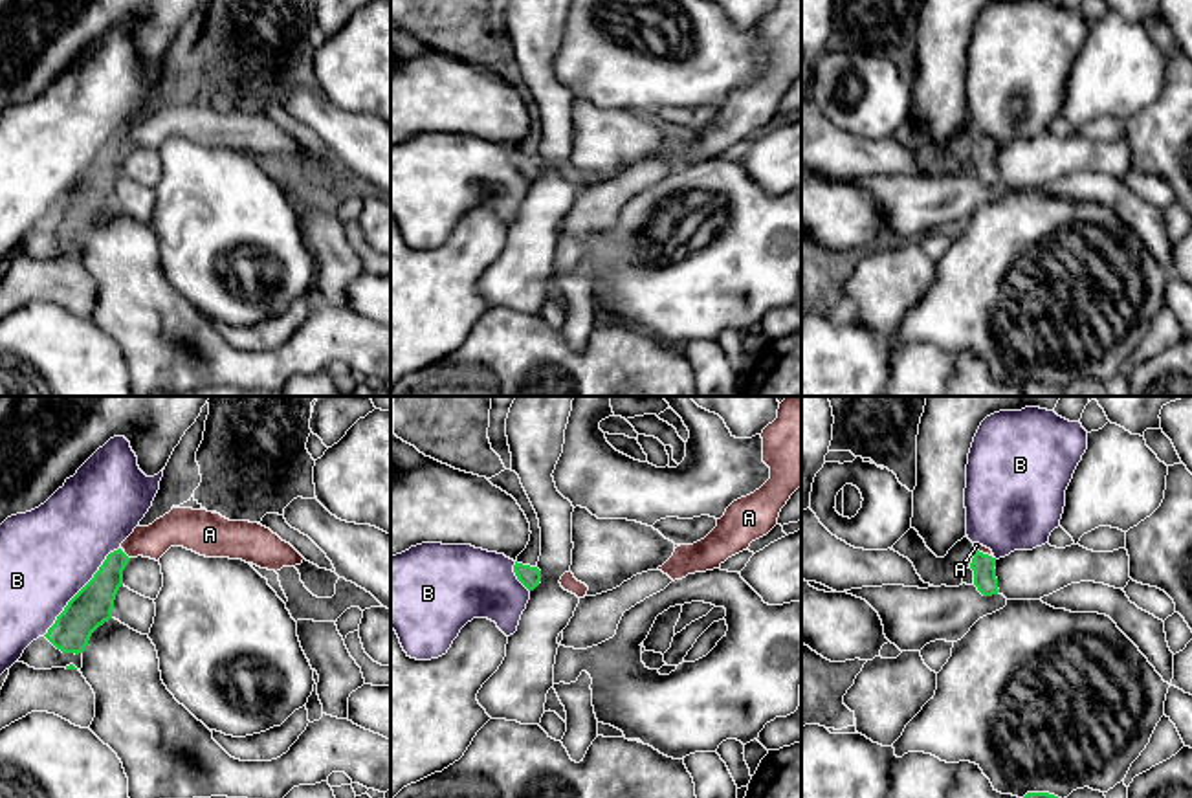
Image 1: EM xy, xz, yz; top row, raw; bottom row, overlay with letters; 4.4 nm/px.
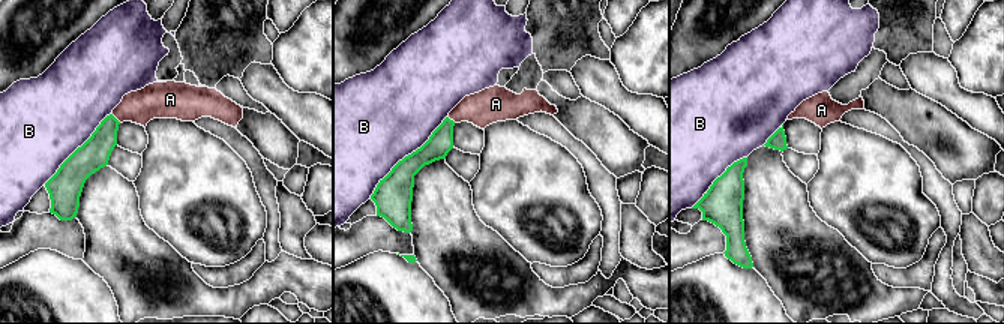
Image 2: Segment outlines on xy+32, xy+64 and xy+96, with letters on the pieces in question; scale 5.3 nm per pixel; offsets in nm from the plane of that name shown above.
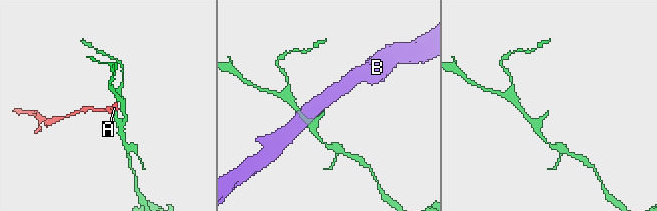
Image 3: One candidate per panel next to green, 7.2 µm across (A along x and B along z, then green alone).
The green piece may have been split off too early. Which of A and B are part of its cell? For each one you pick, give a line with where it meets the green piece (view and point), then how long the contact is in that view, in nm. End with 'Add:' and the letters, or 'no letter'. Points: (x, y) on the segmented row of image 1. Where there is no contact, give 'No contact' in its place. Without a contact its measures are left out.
A: Touches green at xy (127, 556). Shared border 40 nm
Add: A

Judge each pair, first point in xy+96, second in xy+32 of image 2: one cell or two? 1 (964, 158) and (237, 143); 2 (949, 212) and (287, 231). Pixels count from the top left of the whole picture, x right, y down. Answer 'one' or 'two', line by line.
1: two
2: two

